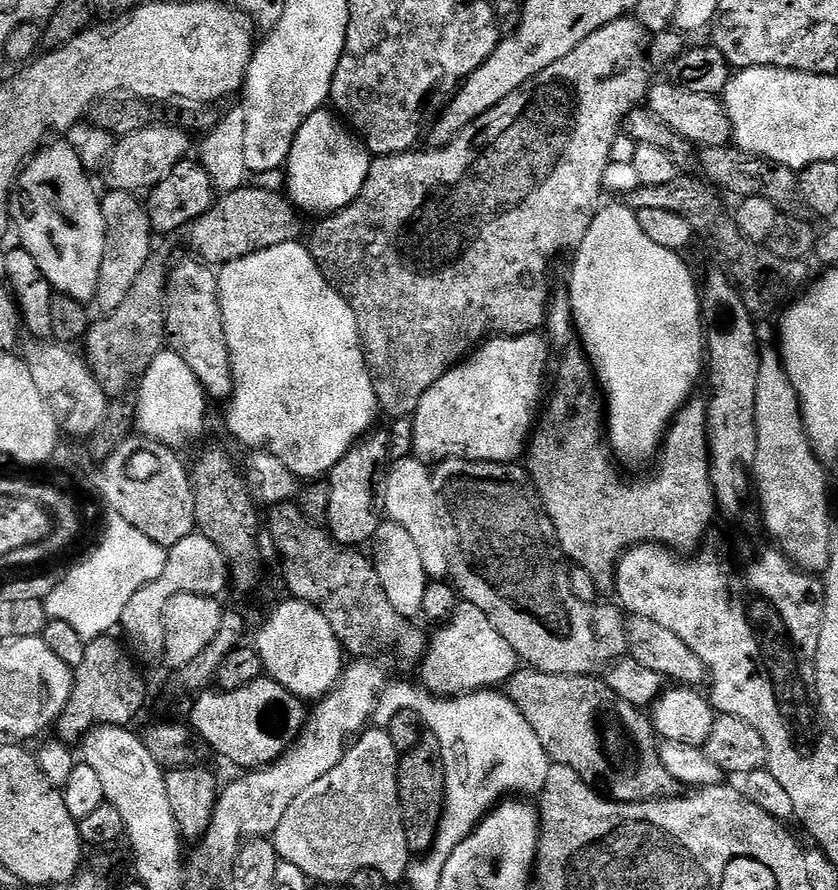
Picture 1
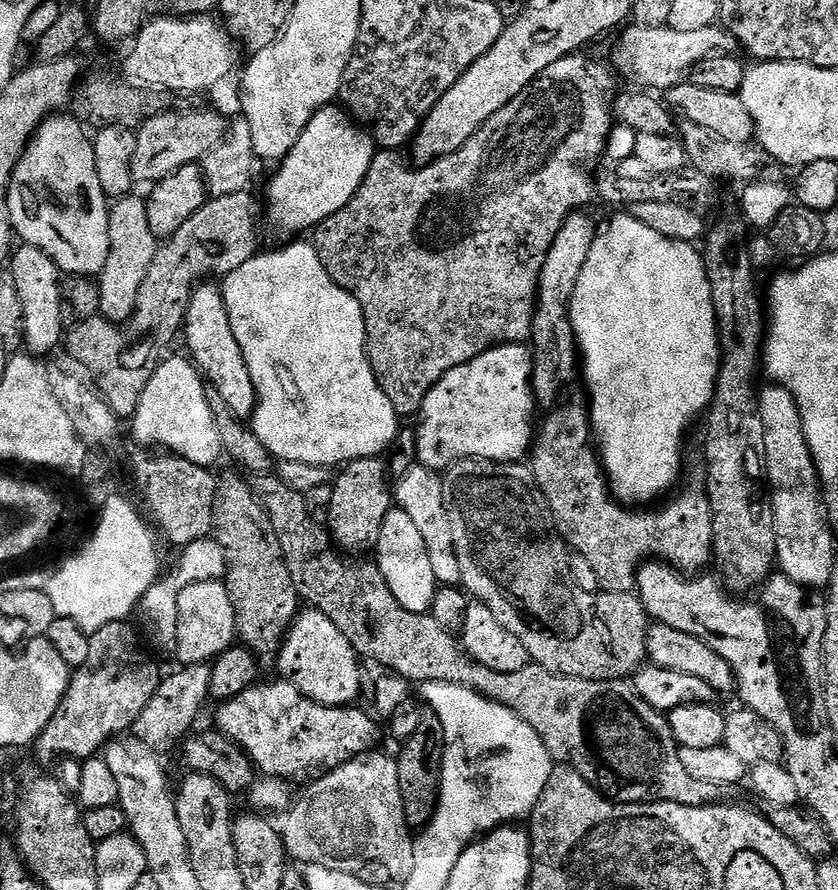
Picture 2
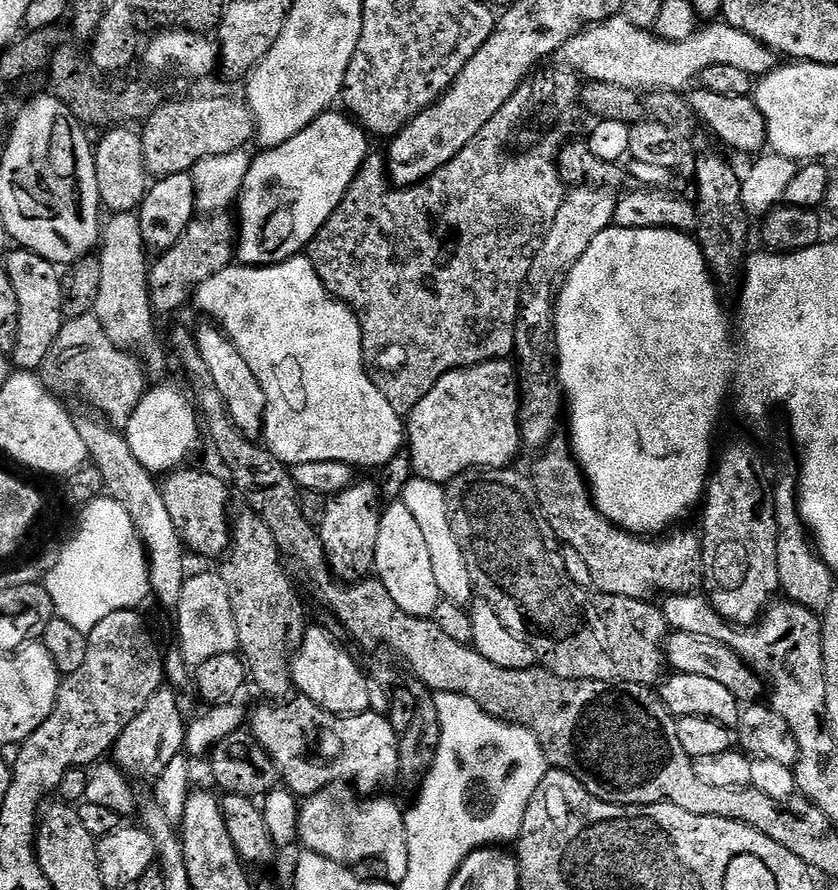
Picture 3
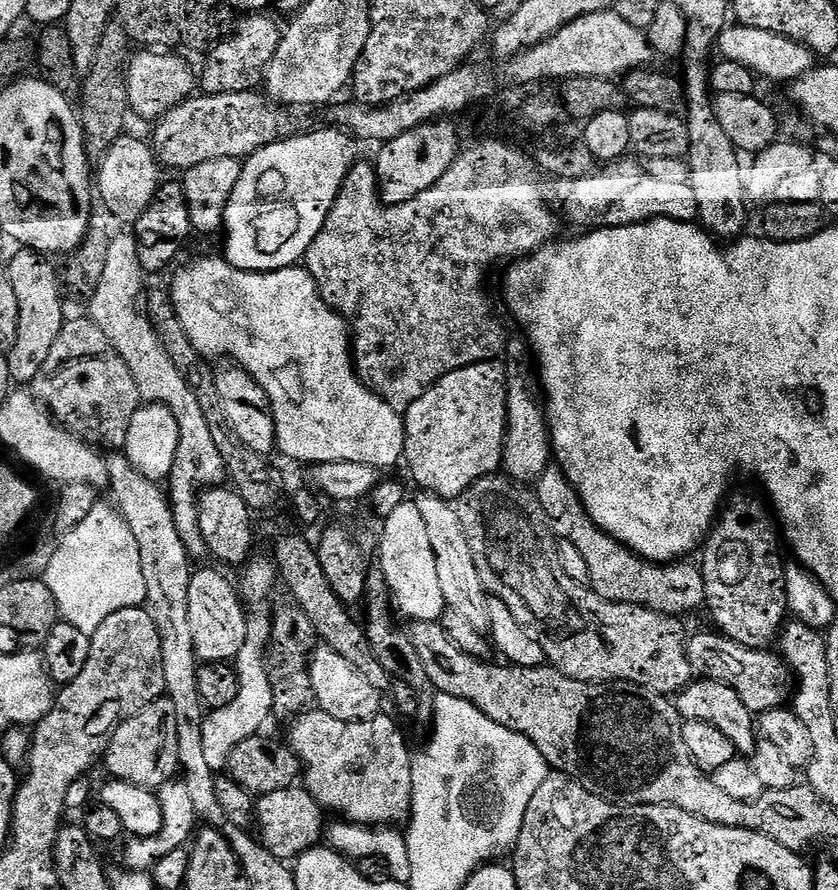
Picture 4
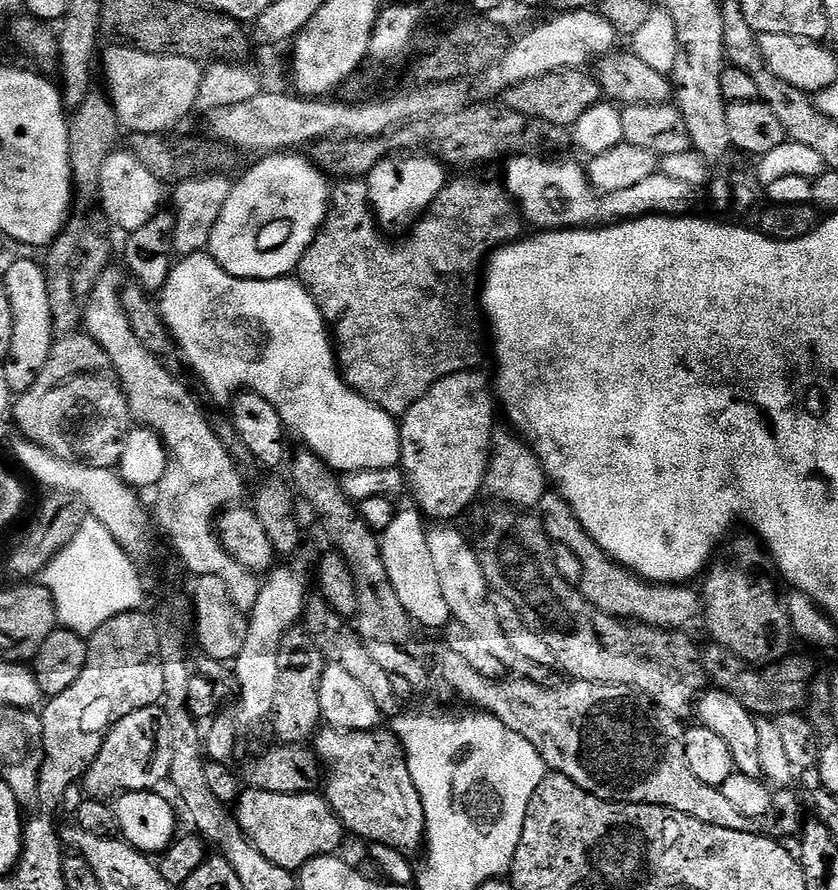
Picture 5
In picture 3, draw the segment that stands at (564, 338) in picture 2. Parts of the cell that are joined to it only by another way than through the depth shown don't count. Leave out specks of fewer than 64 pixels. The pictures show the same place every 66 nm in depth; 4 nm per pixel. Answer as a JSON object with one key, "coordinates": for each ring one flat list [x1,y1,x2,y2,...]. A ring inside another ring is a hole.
{"coordinates":[[573,187,567,193,544,236,542,246,530,266,528,282,520,293,520,317,516,323,515,363,520,386,520,442,528,451,539,452,557,433,558,420,564,410,560,387,559,360,556,344,556,298,569,270,590,250,590,242,598,234,613,227,618,199,615,191,606,188]]}

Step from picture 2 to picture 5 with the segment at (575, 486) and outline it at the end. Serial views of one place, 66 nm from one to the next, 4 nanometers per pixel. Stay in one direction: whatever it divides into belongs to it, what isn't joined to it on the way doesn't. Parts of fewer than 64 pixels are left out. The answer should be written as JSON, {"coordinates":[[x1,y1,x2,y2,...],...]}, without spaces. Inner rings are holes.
{"coordinates":[[548,490,541,498,538,515,542,526,546,530,548,539,555,544,565,544,567,549,574,550,574,555,582,566,582,576,579,582,580,593,598,610,616,617,638,624,649,624,655,628,671,628,684,630,702,616,702,596,688,584,653,584,650,580,643,580,636,573,624,568,617,560,611,560,586,534,582,522,574,514,574,510,562,498,559,492]]}

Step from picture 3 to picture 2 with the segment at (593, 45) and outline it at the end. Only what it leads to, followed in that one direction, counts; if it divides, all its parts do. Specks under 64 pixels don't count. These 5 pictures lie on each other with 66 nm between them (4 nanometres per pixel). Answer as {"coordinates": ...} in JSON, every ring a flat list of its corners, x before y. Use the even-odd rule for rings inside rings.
{"coordinates":[[633,23,628,27,619,33,621,34,620,41,617,42,616,49,612,52,610,64,619,75,621,72,626,79,636,83,633,85,644,90,672,88,687,77,694,62,702,62,702,58,731,53,734,48,732,37,720,26,702,30,674,30,667,26,651,29]]}

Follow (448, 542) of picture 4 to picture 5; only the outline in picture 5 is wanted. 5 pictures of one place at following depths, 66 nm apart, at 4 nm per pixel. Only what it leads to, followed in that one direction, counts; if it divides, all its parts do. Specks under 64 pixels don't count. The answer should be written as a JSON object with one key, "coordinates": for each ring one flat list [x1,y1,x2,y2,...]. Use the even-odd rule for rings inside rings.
{"coordinates":[[432,526,427,529,431,557,434,558,435,569,438,570,438,582,441,583,442,595,446,598,451,619,462,622,462,626,466,626,466,630,470,630,470,634,474,634,474,638,478,638,509,673,539,684,545,683,549,679,549,669,522,658,522,654,518,654,518,650,510,646,510,638,506,638,502,622,498,622,498,614,492,605,493,593,482,574,479,555,470,540,468,544,467,538,452,527,456,526]]}

